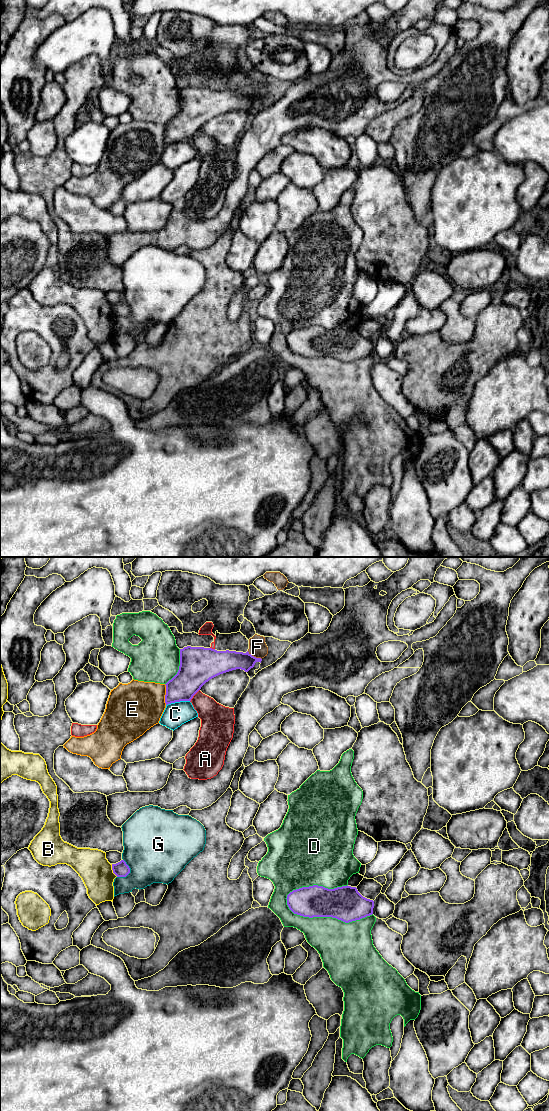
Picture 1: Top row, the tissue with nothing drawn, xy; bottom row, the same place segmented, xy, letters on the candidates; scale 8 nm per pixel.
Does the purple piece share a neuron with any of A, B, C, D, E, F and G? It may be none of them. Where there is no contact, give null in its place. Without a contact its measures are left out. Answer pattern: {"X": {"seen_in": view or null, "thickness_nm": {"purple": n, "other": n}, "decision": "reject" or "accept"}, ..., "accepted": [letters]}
{"A": {"seen_in": "xy", "thickness_nm": {"purple": 300, "other": 220}, "decision": "reject"}, "B": {"seen_in": "xy", "thickness_nm": {"purple": 120, "other": 260}, "decision": "reject"}, "C": {"seen_in": "xy", "thickness_nm": {"purple": 240, "other": 190}, "decision": "reject"}, "D": {"seen_in": "xy", "thickness_nm": {"purple": 280, "other": 360}, "decision": "reject"}, "E": {"seen_in": "xy", "thickness_nm": {"purple": 240, "other": 400}, "decision": "reject"}, "F": {"seen_in": "xy", "thickness_nm": {"purple": 180, "other": 140}, "decision": "accept"}, "G": {"seen_in": "xy", "thickness_nm": {"purple": 120, "other": 460}, "decision": "reject"}, "accepted": ["F"]}

